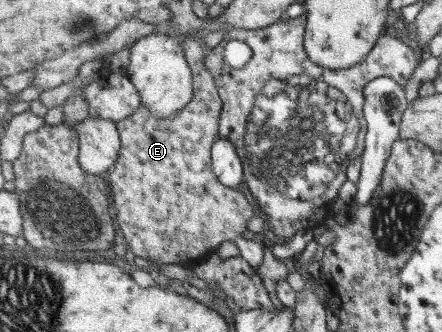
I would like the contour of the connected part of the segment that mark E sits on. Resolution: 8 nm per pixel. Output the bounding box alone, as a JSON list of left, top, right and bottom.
[107,35,265,268]

